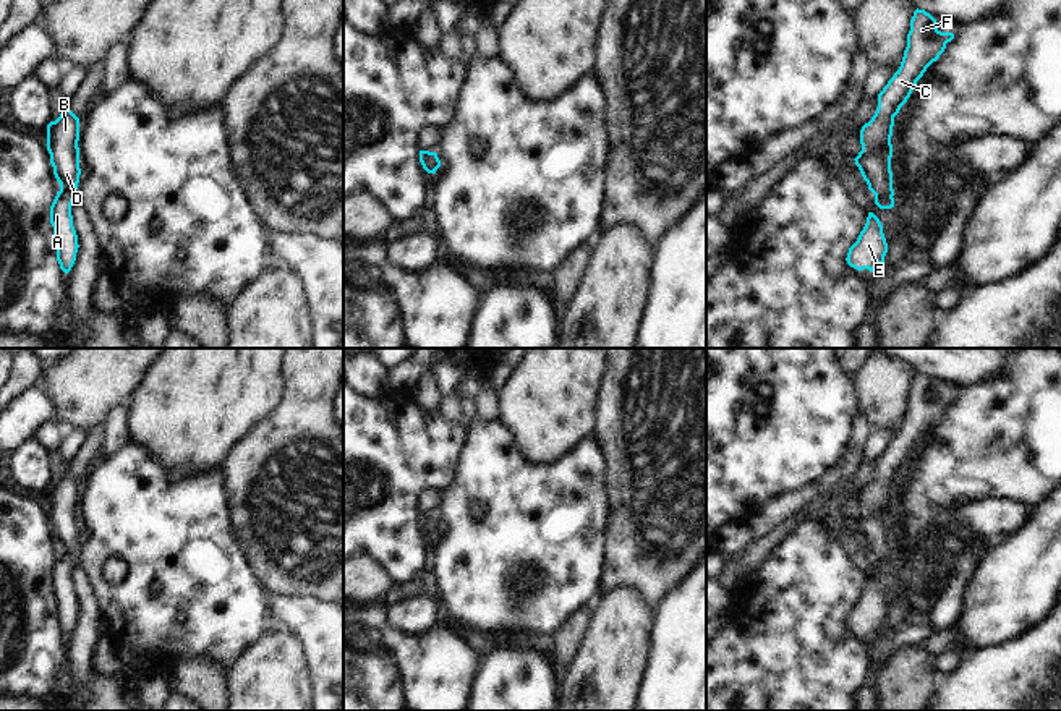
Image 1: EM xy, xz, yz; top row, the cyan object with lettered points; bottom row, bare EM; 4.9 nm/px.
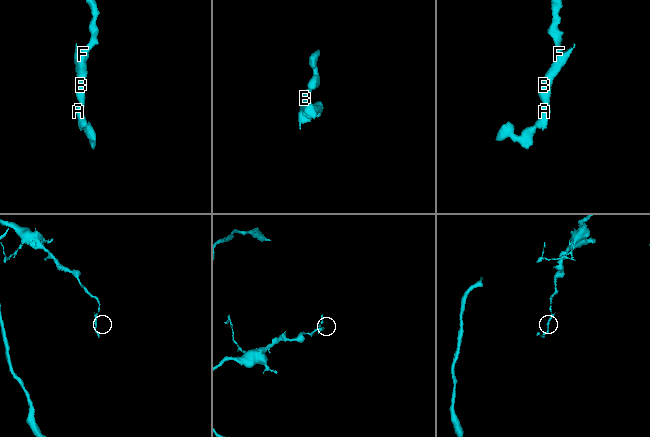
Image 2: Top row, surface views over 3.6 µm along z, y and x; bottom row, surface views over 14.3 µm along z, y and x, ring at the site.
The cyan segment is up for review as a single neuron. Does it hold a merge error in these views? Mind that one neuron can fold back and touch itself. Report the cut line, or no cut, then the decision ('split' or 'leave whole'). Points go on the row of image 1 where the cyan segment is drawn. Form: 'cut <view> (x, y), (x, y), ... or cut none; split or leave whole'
cut none; leave whole

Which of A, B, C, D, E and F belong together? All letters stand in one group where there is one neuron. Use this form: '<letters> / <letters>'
A B C D E F

